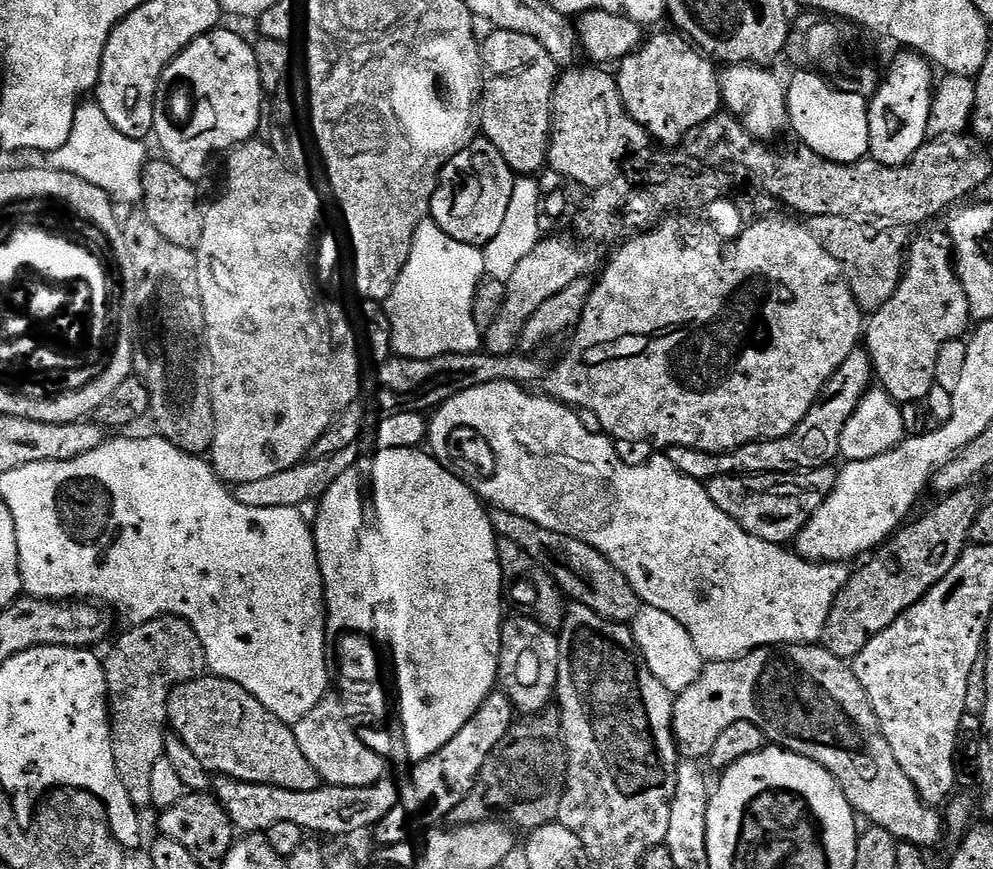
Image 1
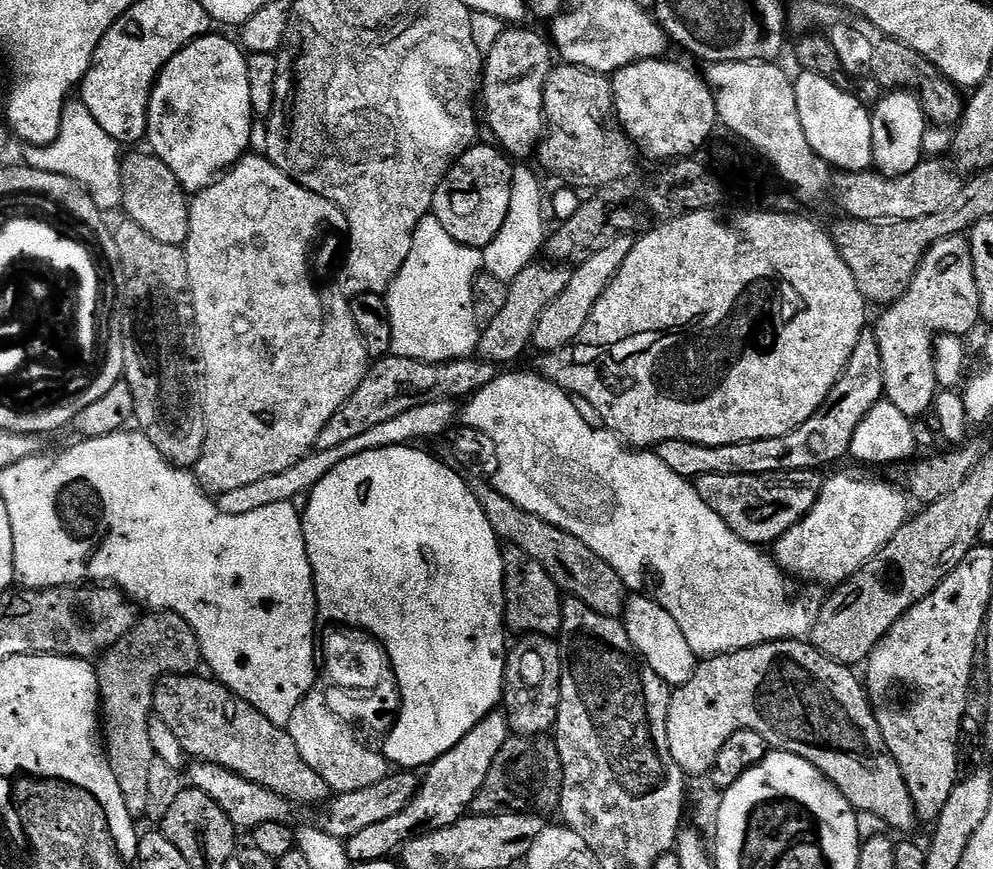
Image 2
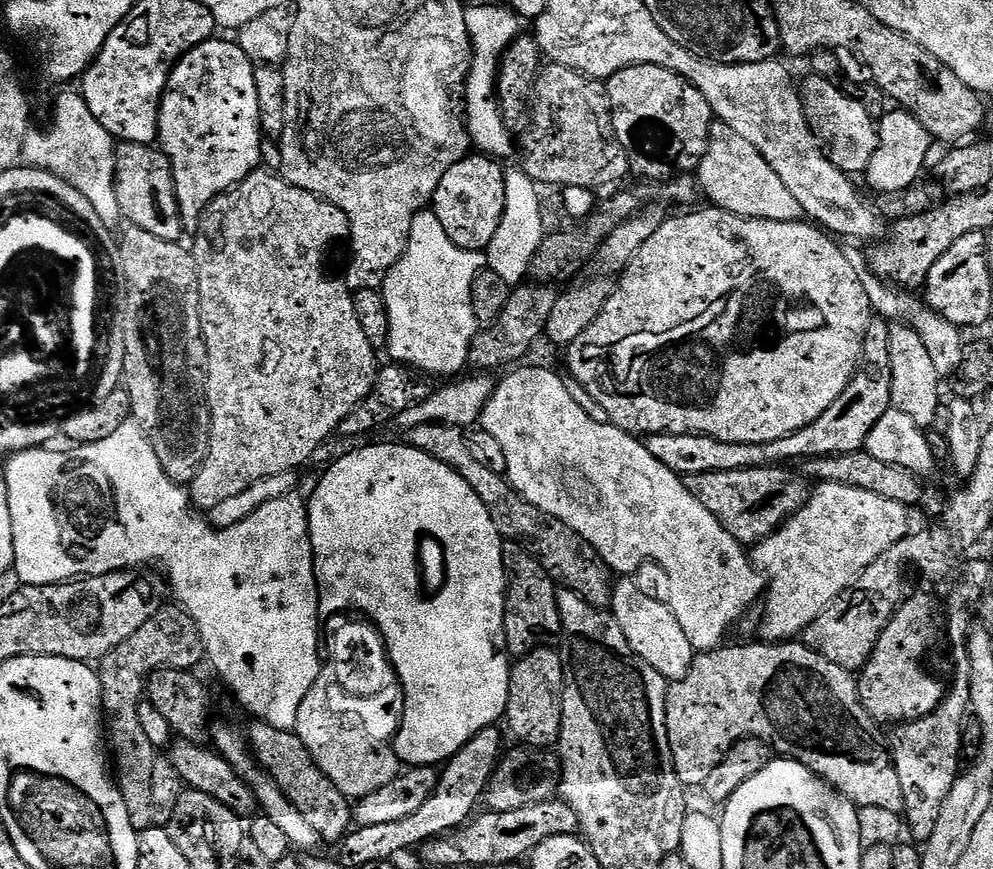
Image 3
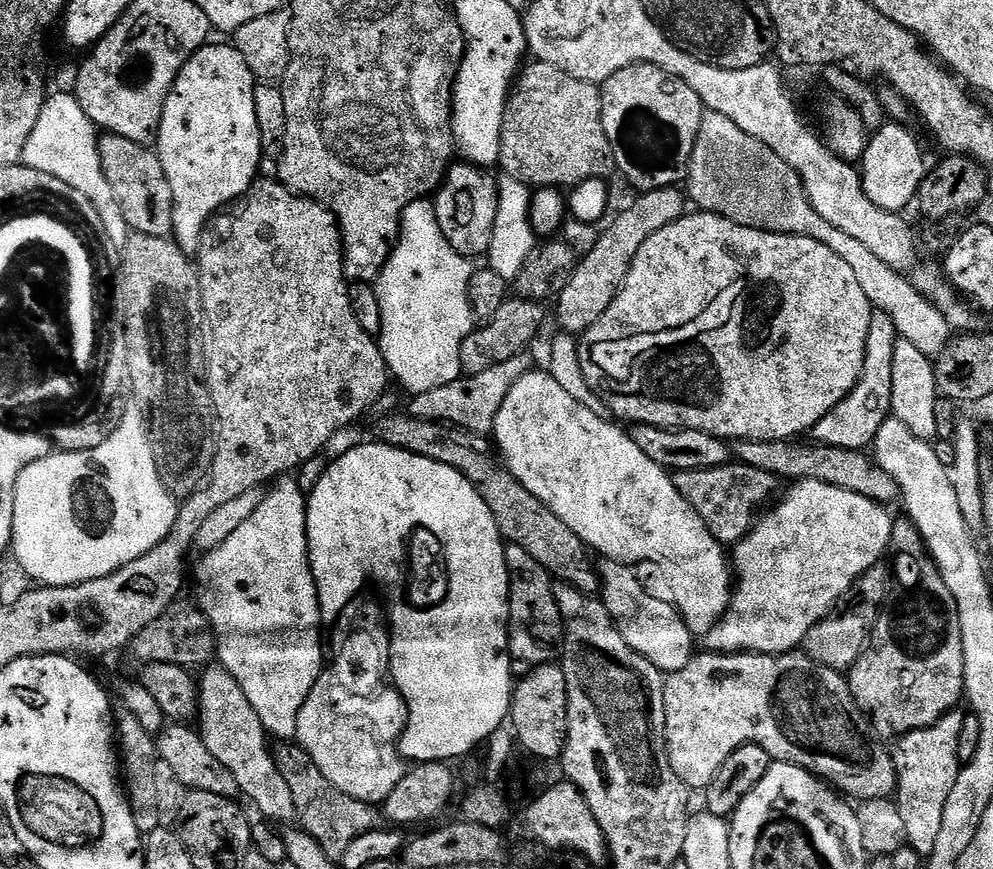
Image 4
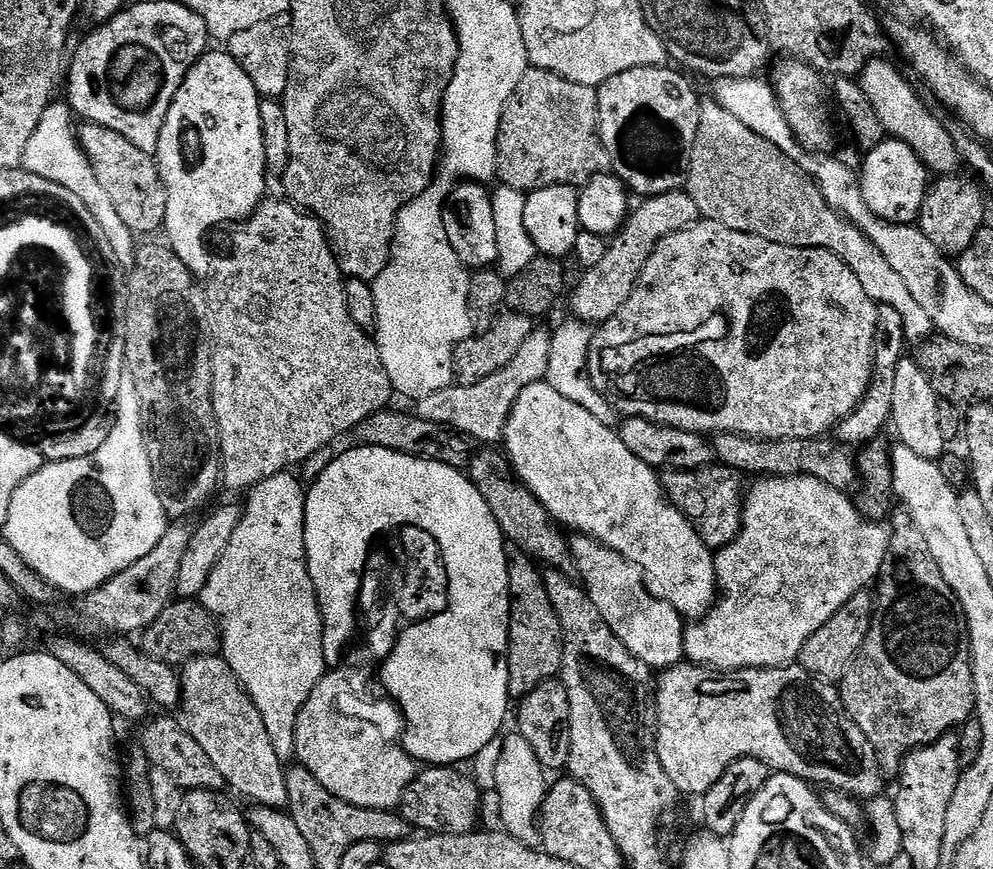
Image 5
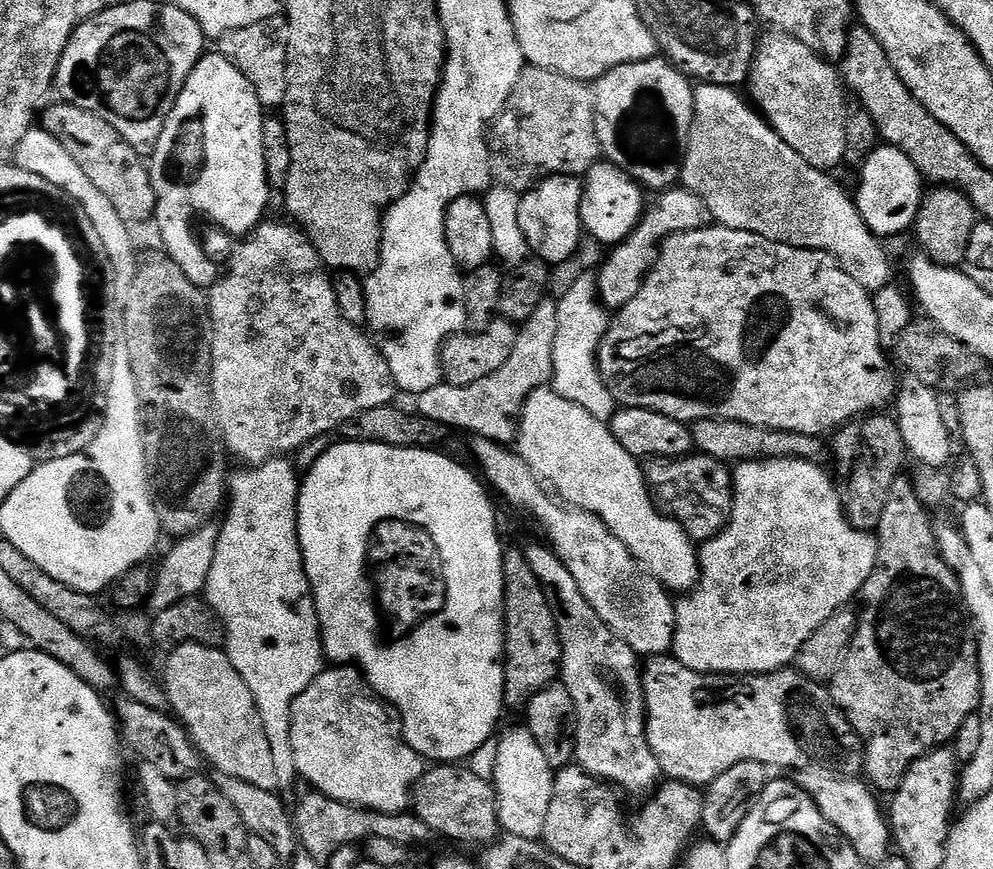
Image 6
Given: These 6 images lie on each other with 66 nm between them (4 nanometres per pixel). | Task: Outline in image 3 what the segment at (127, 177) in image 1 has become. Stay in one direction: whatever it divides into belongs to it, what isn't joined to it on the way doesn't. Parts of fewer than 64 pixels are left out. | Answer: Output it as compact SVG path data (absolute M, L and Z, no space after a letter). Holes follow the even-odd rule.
M79 91L64 92L52 108L52 125L45 132L29 131L24 140L22 160L27 167L41 168L50 174L60 176L62 182L70 182L90 206L94 206L98 218L102 218L109 230L121 223L118 194L116 193L116 147L110 135L90 114L83 95Z

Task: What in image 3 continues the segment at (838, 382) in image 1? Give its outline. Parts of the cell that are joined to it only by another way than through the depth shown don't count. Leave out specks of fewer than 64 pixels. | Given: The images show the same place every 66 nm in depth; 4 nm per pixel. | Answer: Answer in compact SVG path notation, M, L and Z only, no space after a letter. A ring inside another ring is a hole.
M873 315L870 326L866 326L864 335L864 354L859 368L856 369L852 380L846 386L846 390L838 398L838 402L826 409L826 414L822 414L810 426L790 434L786 438L778 438L774 442L765 444L735 444L734 442L722 442L709 436L683 436L682 434L654 434L647 437L646 443L650 454L662 462L670 470L674 470L677 476L687 478L694 474L706 474L707 472L725 472L726 470L742 470L743 468L766 468L769 466L784 466L788 460L803 462L822 458L823 456L837 456L838 454L850 454L859 452L867 445L870 430L878 426L878 418L886 414L892 407L892 375L890 374L890 334L892 328L889 321L883 316Z

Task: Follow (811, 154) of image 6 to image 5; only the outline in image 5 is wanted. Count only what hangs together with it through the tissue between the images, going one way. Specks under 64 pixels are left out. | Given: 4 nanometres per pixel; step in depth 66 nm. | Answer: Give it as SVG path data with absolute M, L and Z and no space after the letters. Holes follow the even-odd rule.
M784 58L784 61L774 68L771 69L773 72L772 76L770 75L770 83L776 91L776 100L786 114L786 122L790 122L790 130L794 130L796 141L810 152L831 153L836 132L832 129L834 100L830 95L829 81L818 69L811 68L809 64L795 58Z

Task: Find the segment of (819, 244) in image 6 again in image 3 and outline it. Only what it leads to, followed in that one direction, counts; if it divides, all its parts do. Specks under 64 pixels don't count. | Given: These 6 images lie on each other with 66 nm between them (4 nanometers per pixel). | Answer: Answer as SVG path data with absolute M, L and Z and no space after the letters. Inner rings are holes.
M719 122L713 123L708 135L706 154L698 165L698 179L703 199L711 207L721 208L723 212L745 216L751 220L769 220L770 222L790 222L791 224L805 219L802 206L790 190L774 174L770 162L742 138L730 126ZM845 247L844 253L850 262L850 266L854 266L854 274L858 274L858 282L862 282L862 286L866 290L866 298L870 298L873 313L877 316L883 316L889 322L914 329L918 338L922 338L922 346L926 346L930 358L934 361L934 370L938 370L938 374L942 378L955 377L966 355L965 333L928 307L919 295L908 290L897 290L893 285L879 280L868 266L867 255L863 251L859 252L856 248L859 247Z

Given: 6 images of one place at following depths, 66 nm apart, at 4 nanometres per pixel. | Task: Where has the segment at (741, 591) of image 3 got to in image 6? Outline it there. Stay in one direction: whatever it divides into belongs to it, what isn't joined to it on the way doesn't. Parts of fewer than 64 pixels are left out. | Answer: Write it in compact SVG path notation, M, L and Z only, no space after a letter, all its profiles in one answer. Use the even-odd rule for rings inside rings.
M551 387L540 388L524 404L518 433L519 444L518 455L528 463L538 479L563 503L579 508L581 512L594 514L612 531L618 542L628 547L636 563L653 579L663 584L669 593L688 594L700 583L697 545L686 534L686 530L682 530L679 522L660 511L656 501L652 499L651 492L648 491L646 472L641 461L622 450L622 446L618 446L618 438L614 438L611 427L605 421L594 418L594 414L586 414L586 410L562 398Z

